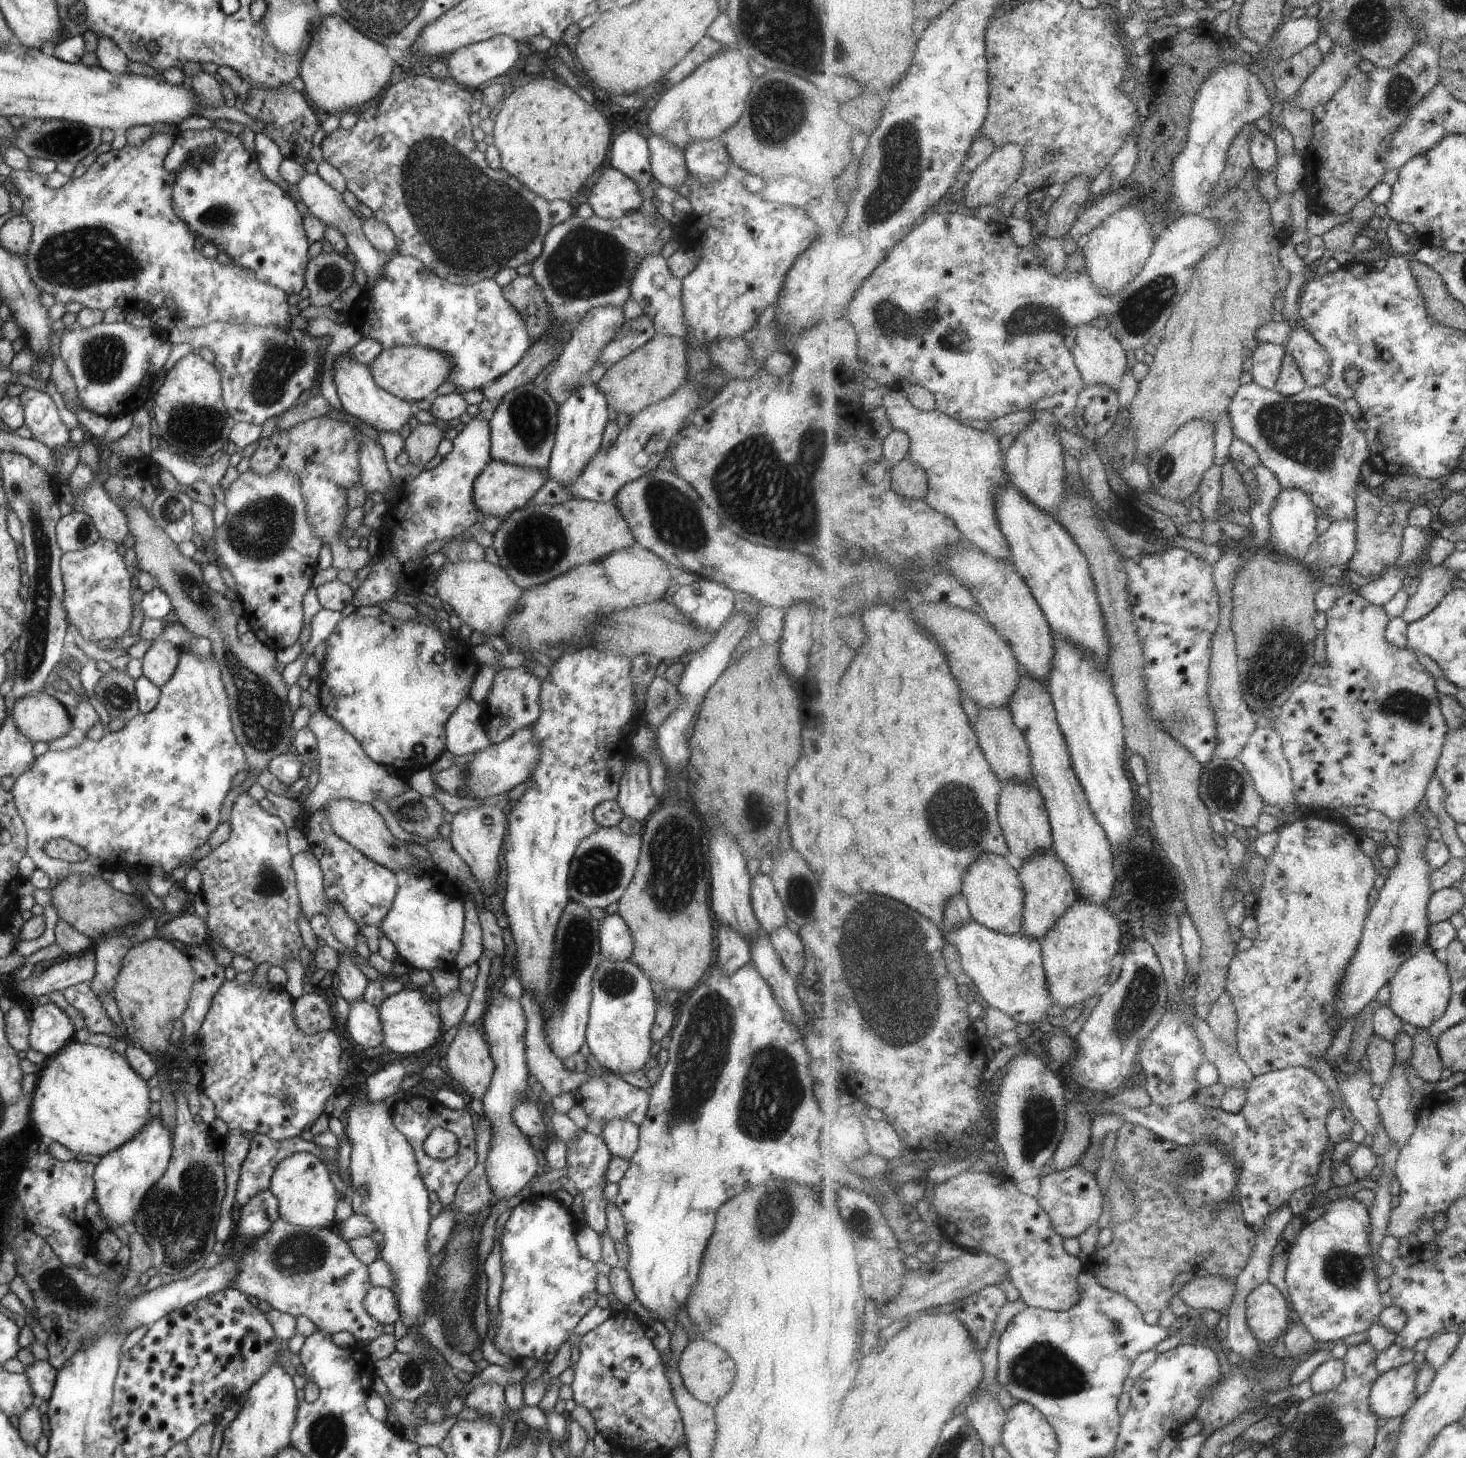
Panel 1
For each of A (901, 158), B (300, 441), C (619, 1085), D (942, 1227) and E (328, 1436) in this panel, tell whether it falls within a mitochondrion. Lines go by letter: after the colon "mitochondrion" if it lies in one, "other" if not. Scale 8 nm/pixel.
A: mitochondrion
B: other
C: other
D: other
E: mitochondrion

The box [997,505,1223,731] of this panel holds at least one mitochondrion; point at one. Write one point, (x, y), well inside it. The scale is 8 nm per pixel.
(1167, 663)

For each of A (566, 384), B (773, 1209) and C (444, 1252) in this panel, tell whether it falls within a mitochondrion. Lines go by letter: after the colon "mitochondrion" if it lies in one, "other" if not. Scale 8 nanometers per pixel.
A: mitochondrion
B: mitochondrion
C: other

